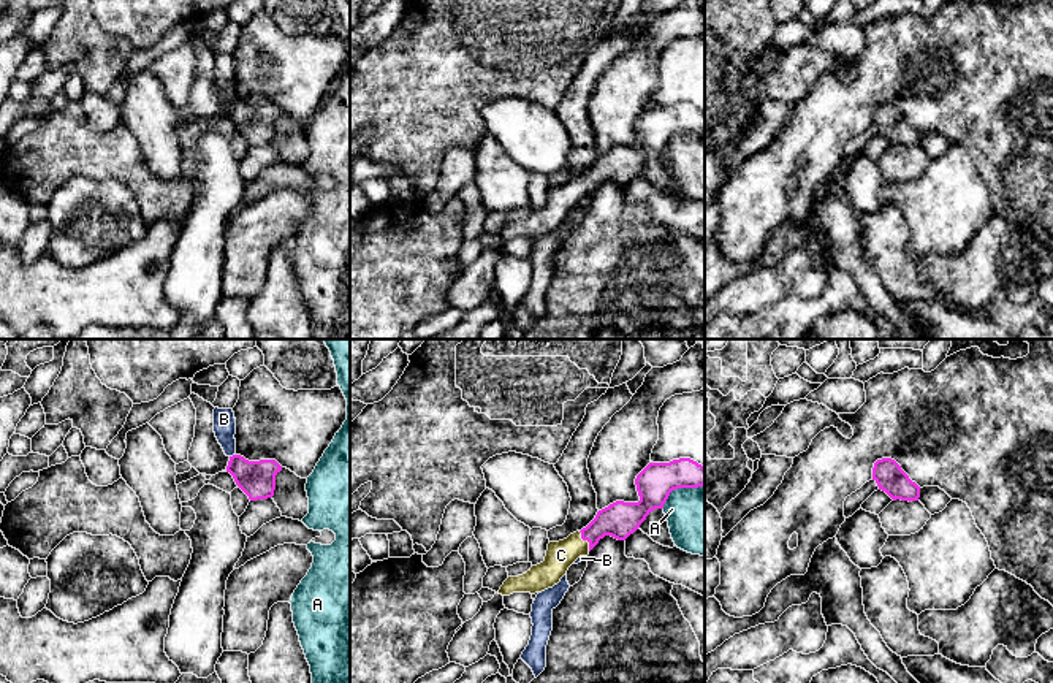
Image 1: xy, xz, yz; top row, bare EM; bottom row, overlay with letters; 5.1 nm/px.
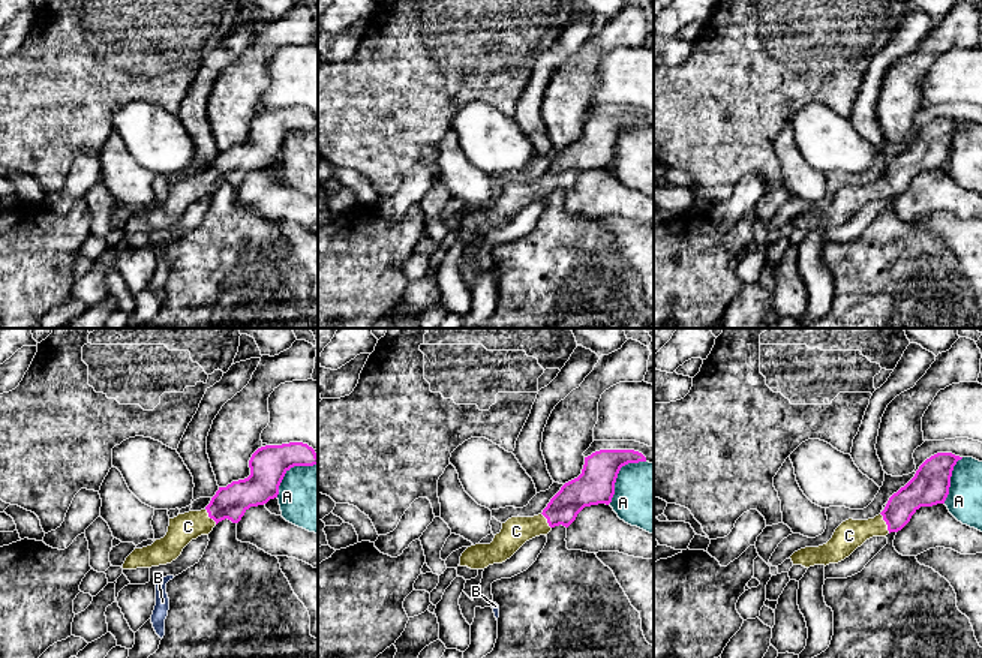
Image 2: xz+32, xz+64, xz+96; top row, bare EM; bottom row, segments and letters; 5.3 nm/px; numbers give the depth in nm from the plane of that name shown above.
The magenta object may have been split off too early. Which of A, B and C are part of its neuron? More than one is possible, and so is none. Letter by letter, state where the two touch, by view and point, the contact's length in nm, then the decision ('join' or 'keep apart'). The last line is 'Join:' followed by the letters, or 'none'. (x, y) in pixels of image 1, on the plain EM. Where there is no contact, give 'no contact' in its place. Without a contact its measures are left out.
A: meets magenta in xz at (680, 132); contact 240 nm long; keep apart
B: meets magenta in xy at (233, 100); contact 40 nm long; keep apart
C: meets magenta in xz at (586, 184); contact 120 nm long; join
Join: C

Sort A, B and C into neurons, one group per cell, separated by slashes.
A / B / C

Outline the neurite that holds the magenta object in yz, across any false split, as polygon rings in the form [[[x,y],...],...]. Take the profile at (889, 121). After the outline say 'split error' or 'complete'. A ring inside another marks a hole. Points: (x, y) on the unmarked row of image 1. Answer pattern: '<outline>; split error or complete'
[[[882,103],[874,108],[872,125],[893,146],[901,144],[910,147],[920,143],[920,132],[891,103]]]; complete

